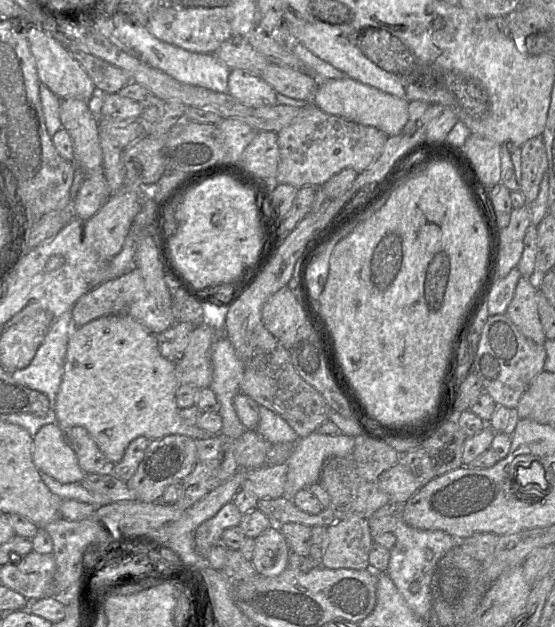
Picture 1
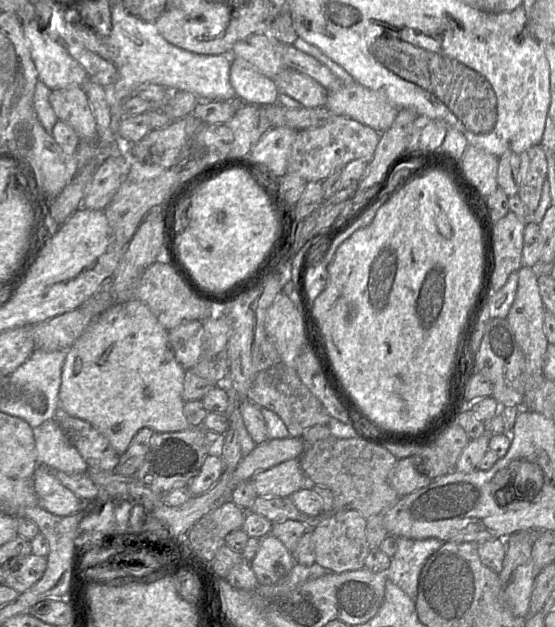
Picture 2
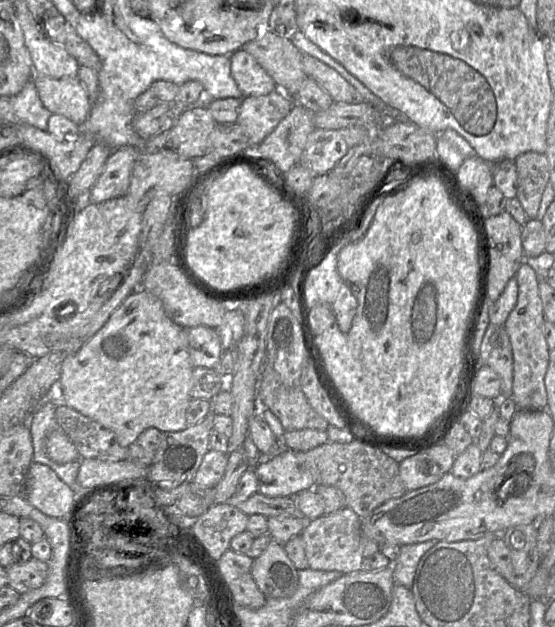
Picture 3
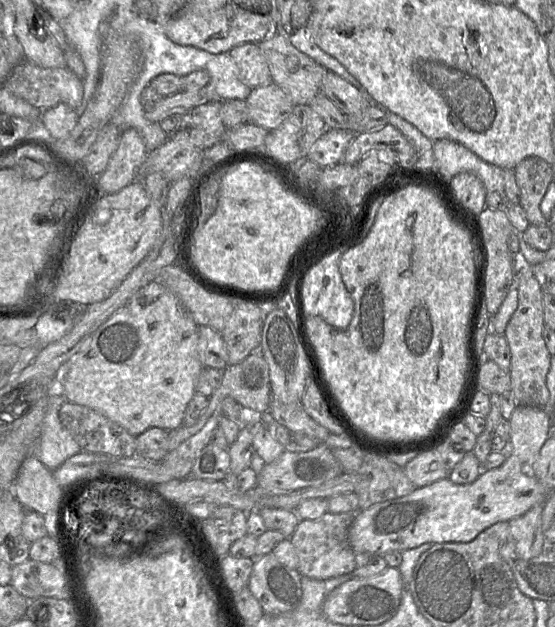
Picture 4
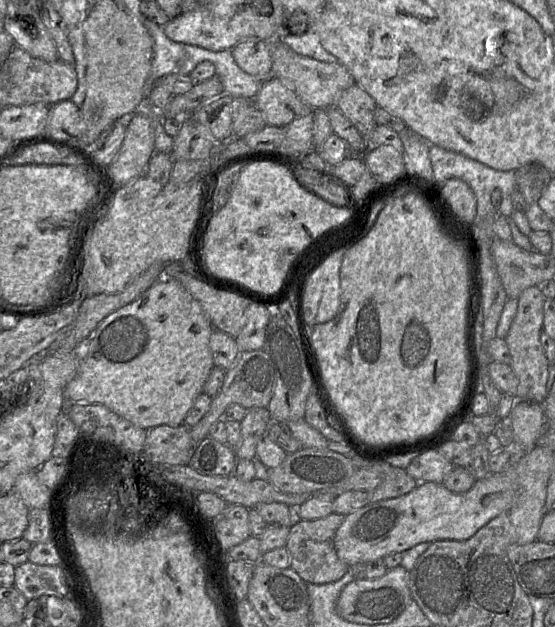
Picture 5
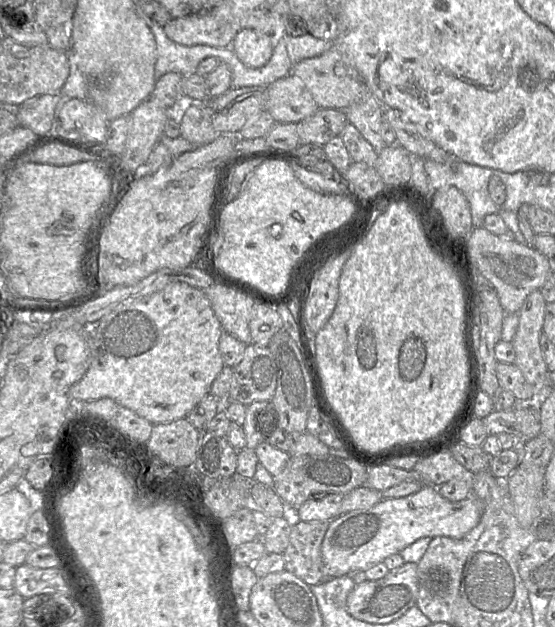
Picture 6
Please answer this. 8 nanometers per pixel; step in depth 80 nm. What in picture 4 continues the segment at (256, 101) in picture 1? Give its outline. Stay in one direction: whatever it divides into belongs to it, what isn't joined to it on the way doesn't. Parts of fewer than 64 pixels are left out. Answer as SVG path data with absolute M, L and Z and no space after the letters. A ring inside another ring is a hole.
M245 43L229 51L239 69L240 80L249 88L272 83L269 66L258 43Z

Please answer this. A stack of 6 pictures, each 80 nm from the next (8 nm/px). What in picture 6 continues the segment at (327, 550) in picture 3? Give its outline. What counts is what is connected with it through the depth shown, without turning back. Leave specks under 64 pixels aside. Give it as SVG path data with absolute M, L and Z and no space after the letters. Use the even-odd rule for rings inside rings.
M331 520L299 521L291 527L289 542L283 553L285 571L290 572L308 586L331 579L326 576L321 544Z

